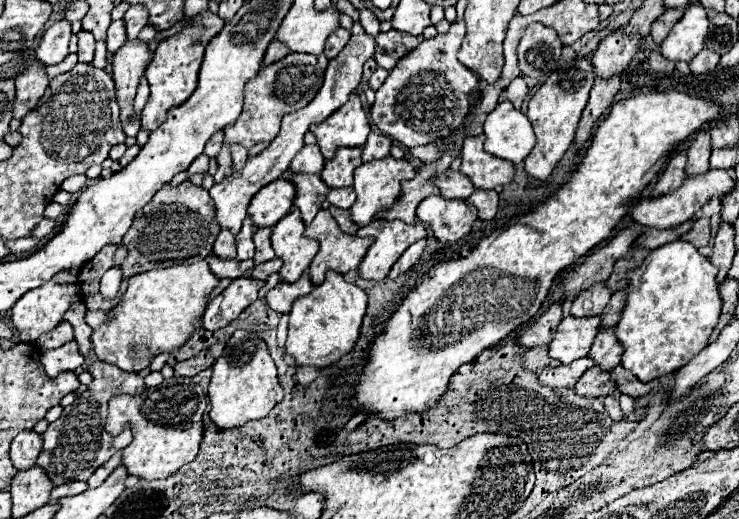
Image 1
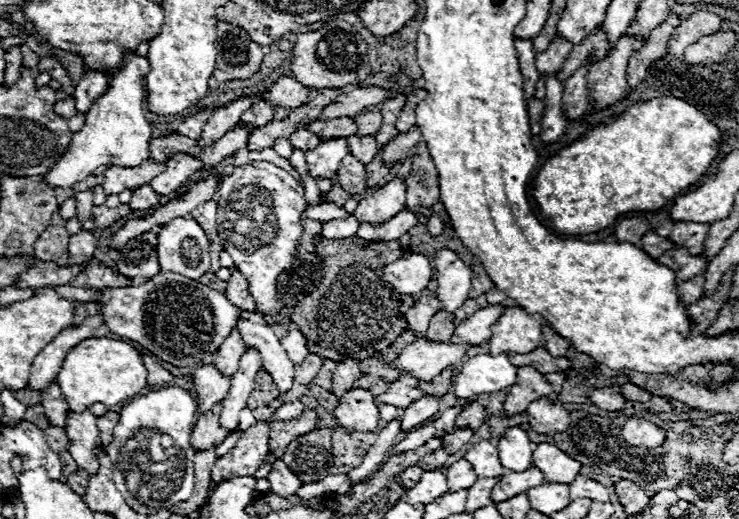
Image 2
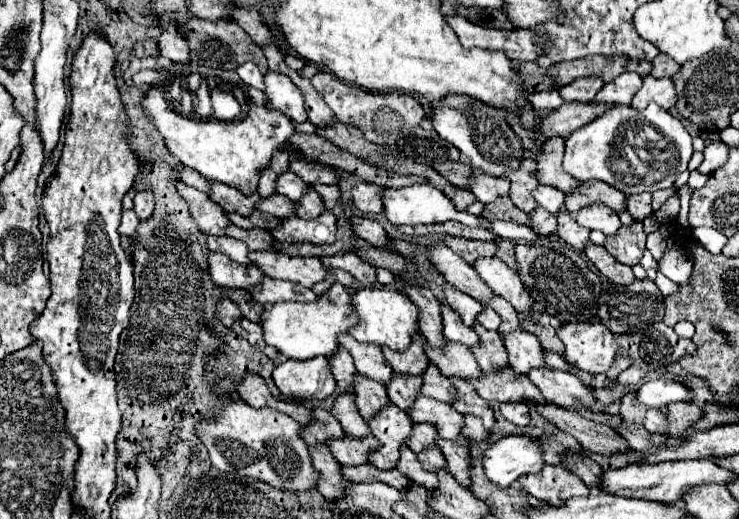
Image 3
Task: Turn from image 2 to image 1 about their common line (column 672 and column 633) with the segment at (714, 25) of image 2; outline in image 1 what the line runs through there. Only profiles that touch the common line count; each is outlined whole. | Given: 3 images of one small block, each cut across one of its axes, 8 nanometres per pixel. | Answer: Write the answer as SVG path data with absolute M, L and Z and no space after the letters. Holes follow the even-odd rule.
M610 32L606 38L602 38L592 58L596 78L610 78L622 72L632 62L632 56L638 52L640 44L642 36L638 32L634 34Z

